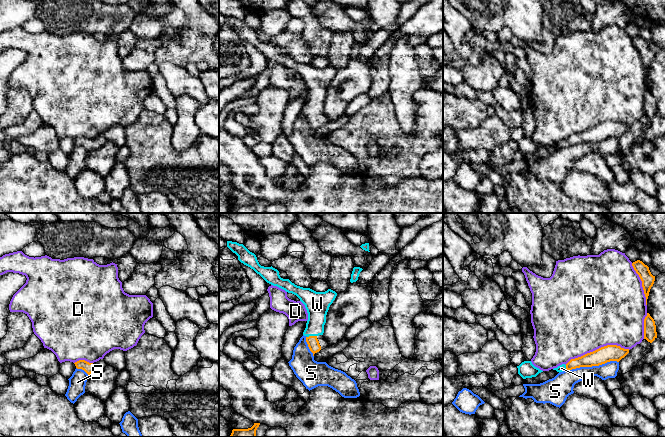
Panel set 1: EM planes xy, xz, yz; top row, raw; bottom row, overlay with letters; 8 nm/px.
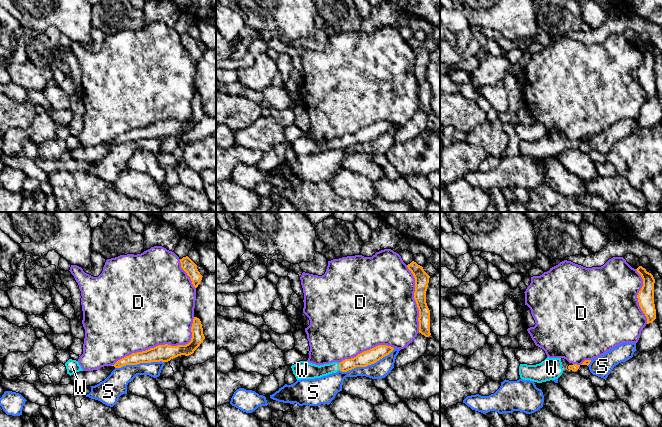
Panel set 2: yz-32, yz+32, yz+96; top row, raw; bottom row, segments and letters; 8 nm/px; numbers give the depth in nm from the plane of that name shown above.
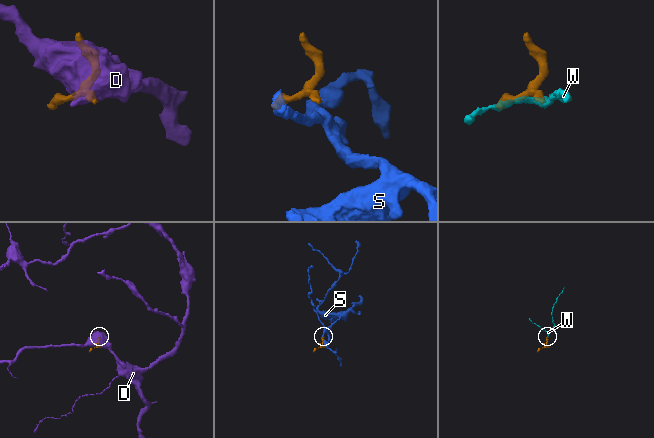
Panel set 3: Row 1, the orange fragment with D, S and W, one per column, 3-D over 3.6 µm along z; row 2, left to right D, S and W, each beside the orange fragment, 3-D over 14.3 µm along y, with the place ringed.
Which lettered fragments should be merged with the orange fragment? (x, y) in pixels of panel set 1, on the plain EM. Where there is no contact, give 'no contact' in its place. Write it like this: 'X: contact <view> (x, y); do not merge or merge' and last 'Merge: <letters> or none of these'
D: contact yz (597, 125); do not merge
S: contact yz (592, 141); do not merge
W: contact xz (311, 112); merge
Merge: W

